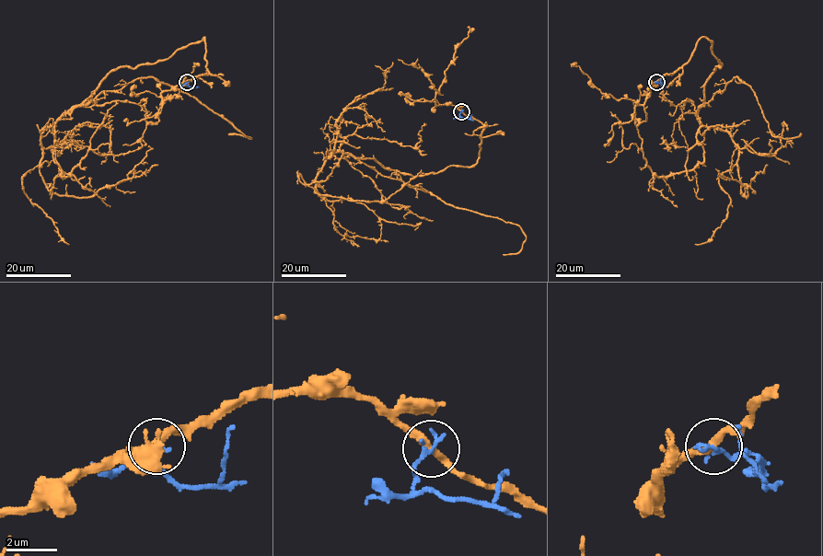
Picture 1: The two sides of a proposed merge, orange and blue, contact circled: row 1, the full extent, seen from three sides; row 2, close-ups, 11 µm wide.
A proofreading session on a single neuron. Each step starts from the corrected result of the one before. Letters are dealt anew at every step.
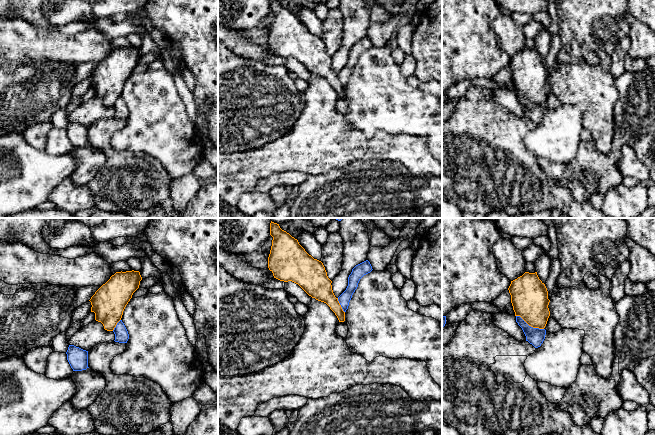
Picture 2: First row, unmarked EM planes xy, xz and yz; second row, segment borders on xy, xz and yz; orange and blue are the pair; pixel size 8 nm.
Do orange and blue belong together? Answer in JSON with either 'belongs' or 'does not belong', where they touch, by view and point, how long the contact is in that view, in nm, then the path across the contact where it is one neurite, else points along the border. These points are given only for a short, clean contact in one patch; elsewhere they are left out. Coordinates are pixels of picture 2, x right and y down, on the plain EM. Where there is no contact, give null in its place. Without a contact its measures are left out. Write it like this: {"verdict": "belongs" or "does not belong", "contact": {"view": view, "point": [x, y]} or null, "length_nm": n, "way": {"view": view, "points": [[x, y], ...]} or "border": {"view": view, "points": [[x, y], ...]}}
{"verdict": "does not belong", "contact": {"view": "yz", "point": [530, 101]}, "length_nm": 260, "border": {"view": "yz", "points": [[516, 91], [519, 91], [529, 101], [543, 105]]}}

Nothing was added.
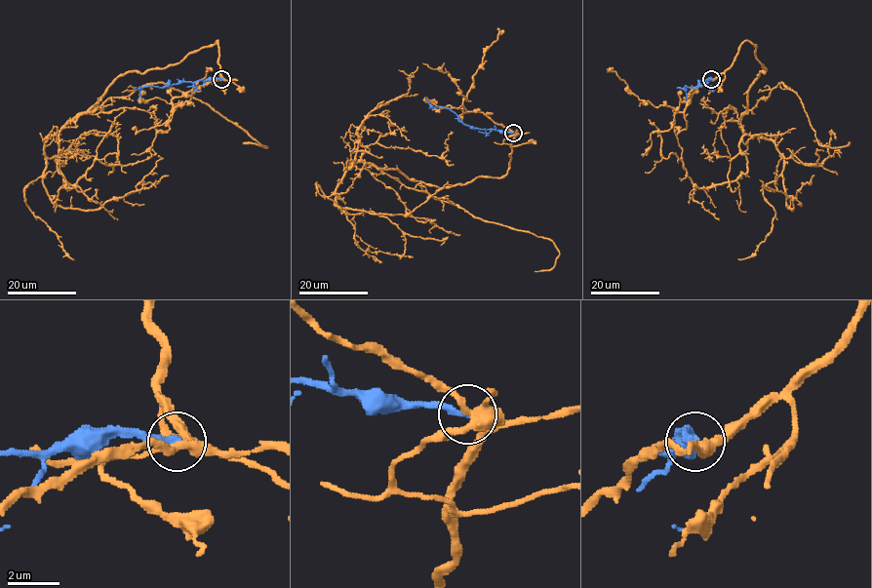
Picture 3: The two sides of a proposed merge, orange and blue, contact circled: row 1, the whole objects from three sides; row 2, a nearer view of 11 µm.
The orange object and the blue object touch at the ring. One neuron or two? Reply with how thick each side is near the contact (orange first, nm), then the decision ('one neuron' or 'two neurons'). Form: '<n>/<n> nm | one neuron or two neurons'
280/280 nm | two neurons

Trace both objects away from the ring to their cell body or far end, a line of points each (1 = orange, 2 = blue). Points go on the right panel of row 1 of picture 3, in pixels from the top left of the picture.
1: (712, 79), (745, 41), (756, 47), (766, 70), (740, 128), (772, 139), (792, 210), (774, 184), (779, 155)
2: (712, 79), (701, 85), (685, 86), (687, 100)

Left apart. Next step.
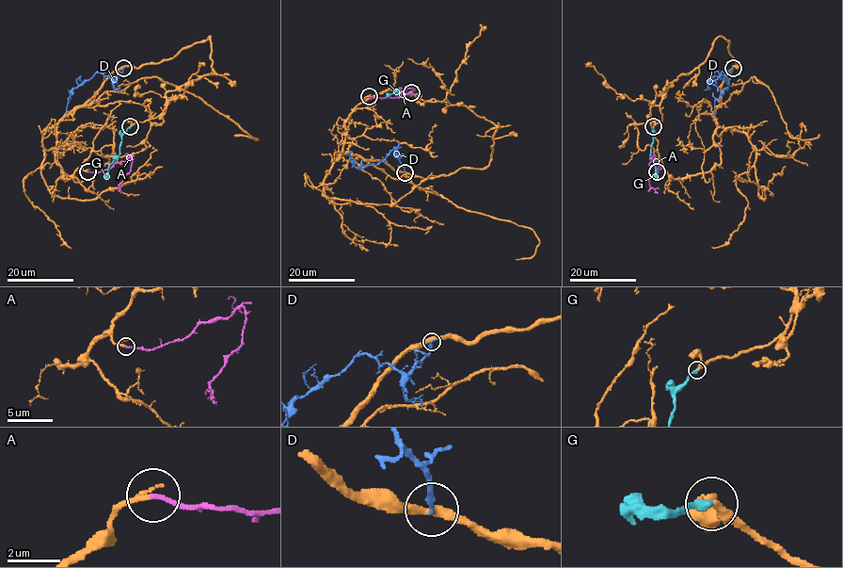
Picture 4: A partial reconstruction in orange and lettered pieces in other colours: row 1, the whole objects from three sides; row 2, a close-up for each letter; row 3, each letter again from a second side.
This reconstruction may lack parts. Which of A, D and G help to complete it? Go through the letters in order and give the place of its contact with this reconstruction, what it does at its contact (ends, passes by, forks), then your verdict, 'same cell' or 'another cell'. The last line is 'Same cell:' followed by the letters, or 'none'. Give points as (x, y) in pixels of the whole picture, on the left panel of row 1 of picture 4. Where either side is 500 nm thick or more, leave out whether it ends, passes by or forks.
A: (87, 171) | it ends | same cell
D: (123, 68) | it ends | another cell
G: (130, 126) | it ends | same cell
Same cell: A, G

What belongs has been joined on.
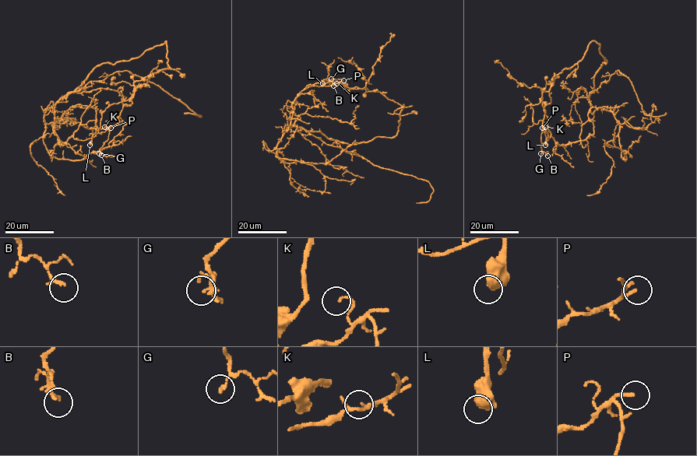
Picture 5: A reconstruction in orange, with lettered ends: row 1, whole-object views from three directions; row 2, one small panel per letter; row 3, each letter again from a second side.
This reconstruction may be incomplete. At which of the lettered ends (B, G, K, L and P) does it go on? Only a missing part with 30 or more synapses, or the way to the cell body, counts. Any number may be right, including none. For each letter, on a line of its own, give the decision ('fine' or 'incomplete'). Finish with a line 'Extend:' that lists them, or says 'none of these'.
B: fine
G: fine
K: fine
L: fine
P: fine
Extend: none of these

